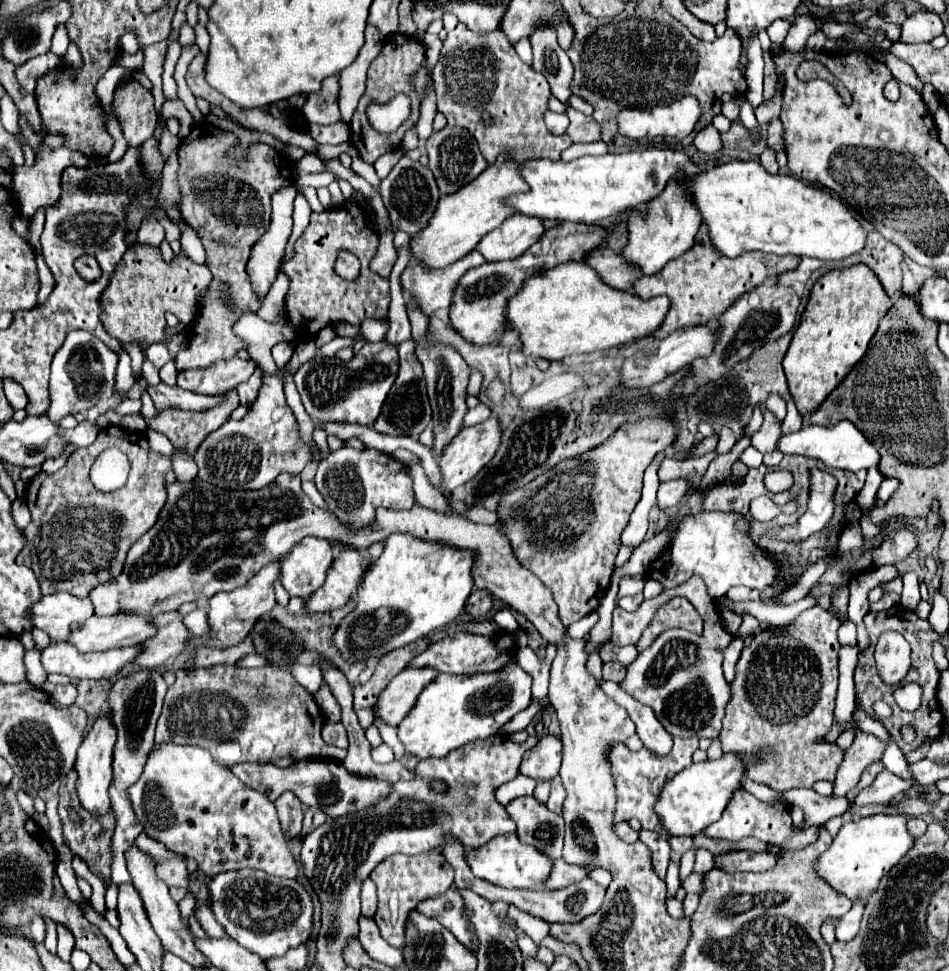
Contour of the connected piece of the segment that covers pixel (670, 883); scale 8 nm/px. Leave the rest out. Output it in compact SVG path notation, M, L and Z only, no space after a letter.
M671 860L665 882L667 882L667 896L675 896L677 888L679 888L679 882L681 882L681 880L679 880L679 862Z

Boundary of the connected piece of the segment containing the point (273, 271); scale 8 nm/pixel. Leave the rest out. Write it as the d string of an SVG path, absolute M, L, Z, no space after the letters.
M285 188L273 194L273 214L271 214L271 226L261 236L261 240L253 246L251 258L249 258L249 278L253 284L253 290L259 296L265 296L275 282L279 260L285 252L285 244L291 236L293 228L293 200L295 200L295 188Z

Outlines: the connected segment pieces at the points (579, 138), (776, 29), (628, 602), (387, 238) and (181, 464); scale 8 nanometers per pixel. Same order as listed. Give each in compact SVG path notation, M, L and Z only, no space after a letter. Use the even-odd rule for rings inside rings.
M571 106L565 110L565 114L569 118L567 134L573 142L595 142L595 140L599 140L599 136L601 136L599 126L591 116L585 116Z
M775 20L775 22L767 28L773 46L781 46L781 44L783 44L783 40L785 40L785 36L787 36L787 30L789 30L789 22L787 22L787 20Z
M637 594L637 596L627 596L627 598L619 598L619 606L623 608L623 610L627 610L627 612L633 612L633 610L637 610L639 608L639 604L643 602L643 594Z
M385 232L385 236L379 238L379 250L377 250L377 256L371 262L371 268L373 268L373 272L379 272L387 278L395 260L397 260L397 252L395 252L395 246L393 246L393 236L389 232Z
M185 452L173 454L173 470L177 478L197 478L197 464Z

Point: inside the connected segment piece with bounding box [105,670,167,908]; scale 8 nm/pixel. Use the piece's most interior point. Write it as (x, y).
(135, 701)

